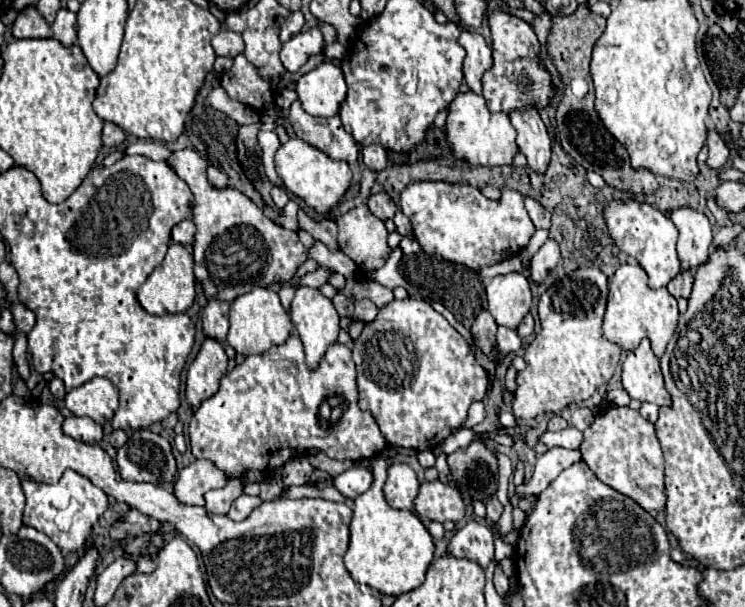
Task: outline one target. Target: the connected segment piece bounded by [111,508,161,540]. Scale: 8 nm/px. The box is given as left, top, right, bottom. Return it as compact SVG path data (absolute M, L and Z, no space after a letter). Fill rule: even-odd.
M131 508L127 514L125 514L125 520L117 522L113 528L111 528L111 536L115 540L123 540L127 536L143 536L143 534L151 534L155 530L159 530L161 522Z

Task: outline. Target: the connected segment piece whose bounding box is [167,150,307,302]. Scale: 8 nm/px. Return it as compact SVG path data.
M177 150L167 160L173 164L173 170L189 184L189 188L195 194L195 210L193 210L193 222L197 226L195 242L193 242L193 262L195 262L195 276L203 284L203 292L207 300L235 300L235 296L241 296L243 292L251 292L251 288L257 286L269 286L273 282L289 282L297 268L307 260L307 248L299 242L297 232L287 230L273 220L269 220L261 208L257 208L247 196L233 188L215 188L207 180L207 160L195 152L195 150Z

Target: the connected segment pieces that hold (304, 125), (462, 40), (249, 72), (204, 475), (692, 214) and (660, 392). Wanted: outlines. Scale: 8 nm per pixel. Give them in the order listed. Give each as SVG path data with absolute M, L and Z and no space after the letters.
M295 100L287 112L287 118L291 120L293 130L301 140L315 140L315 146L327 152L327 156L349 162L353 170L357 168L357 158L359 158L359 148L355 148L357 142L353 140L351 134L343 130L339 116L319 120L315 116L309 116L301 108L299 100Z
M461 30L459 36L459 44L465 48L467 56L463 62L463 76L465 76L465 84L475 92L481 94L481 78L483 74L493 66L493 56L491 56L491 48L485 44L481 34L469 32L469 30Z
M235 56L233 68L221 74L221 88L231 100L237 100L257 114L263 114L267 104L273 102L273 90L269 80L261 78L257 68L243 56Z
M195 460L179 472L173 486L175 498L185 506L205 506L205 492L213 488L223 488L227 484L225 472L219 472L209 460Z
M689 206L671 210L669 218L679 230L677 252L679 252L681 266L687 270L693 270L695 266L703 264L703 260L707 260L707 252L713 240L711 222L705 214Z
M643 338L639 348L629 352L623 362L623 388L639 402L671 406L671 396L665 390L659 368L659 358L653 354L647 338Z

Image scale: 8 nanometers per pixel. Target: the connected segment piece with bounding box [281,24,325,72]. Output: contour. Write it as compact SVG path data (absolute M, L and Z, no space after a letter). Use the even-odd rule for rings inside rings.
M313 26L305 32L299 32L293 36L287 44L281 48L281 62L289 72L297 72L311 54L319 54L325 48L321 26Z

